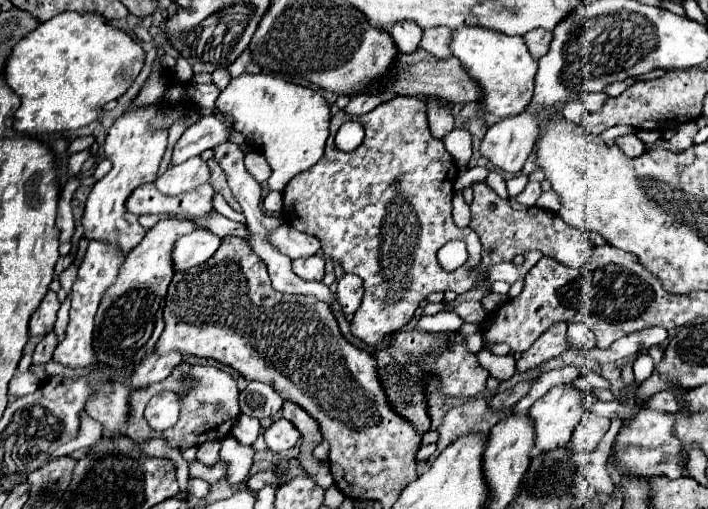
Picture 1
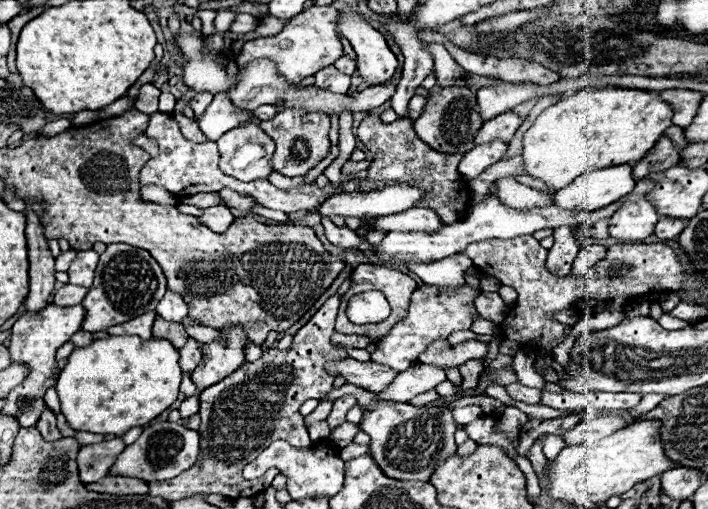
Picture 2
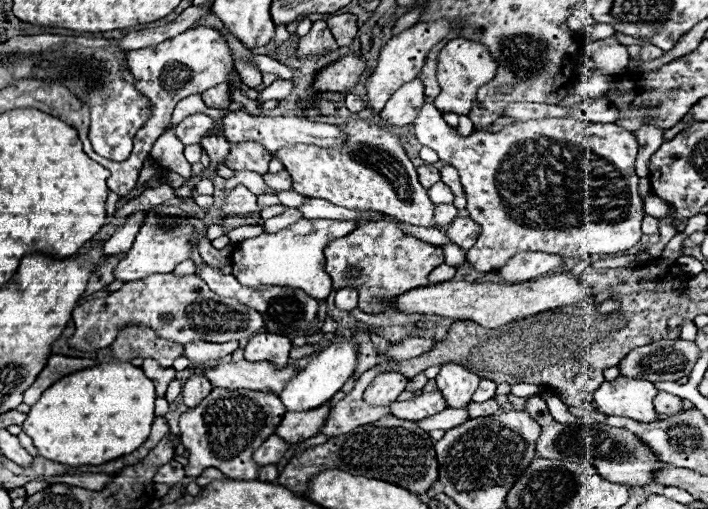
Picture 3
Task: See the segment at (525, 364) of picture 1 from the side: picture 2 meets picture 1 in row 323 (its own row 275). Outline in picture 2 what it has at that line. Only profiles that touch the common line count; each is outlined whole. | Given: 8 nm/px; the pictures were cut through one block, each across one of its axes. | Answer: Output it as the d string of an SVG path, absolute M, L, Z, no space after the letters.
M562 226L562 228L554 228L554 240L556 240L554 246L548 250L546 266L552 274L566 276L570 274L572 262L580 252L578 236L574 234L572 226Z

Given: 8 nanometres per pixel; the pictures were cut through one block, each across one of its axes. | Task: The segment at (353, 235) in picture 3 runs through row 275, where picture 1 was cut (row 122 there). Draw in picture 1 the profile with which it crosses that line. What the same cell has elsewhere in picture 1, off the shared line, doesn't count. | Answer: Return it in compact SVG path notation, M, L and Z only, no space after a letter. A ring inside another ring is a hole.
M392 96L390 100L382 102L380 106L376 106L374 110L370 110L368 114L362 114L362 116L352 116L352 114L348 114L348 112L344 112L344 110L338 110L336 114L332 114L332 118L330 118L330 136L328 136L328 142L326 142L324 158L320 158L318 164L314 164L312 168L308 168L308 170L304 170L304 172L298 172L298 174L286 184L284 194L282 194L282 198L284 198L284 210L282 210L282 212L284 212L284 222L290 224L290 226L294 226L294 228L300 230L300 232L306 232L306 234L316 236L316 238L322 242L322 252L324 252L326 258L330 258L332 262L340 264L344 272L356 274L356 276L360 276L360 278L364 280L364 300L362 300L360 308L356 310L356 314L354 314L354 318L352 318L352 334L354 334L356 338L360 338L362 342L366 342L368 346L382 346L382 342L390 342L390 334L396 332L400 326L404 326L404 324L414 316L414 310L418 308L418 304L420 304L422 300L426 300L428 294L432 294L432 292L442 292L442 290L452 290L452 292L456 292L456 294L462 294L462 292L470 290L476 282L480 282L478 278L468 278L470 268L478 266L480 248L482 248L482 246L480 246L480 238L478 238L478 234L476 234L474 230L470 230L470 228L460 228L460 226L456 226L454 220L452 220L452 196L454 196L454 184L452 184L452 180L456 180L456 176L458 176L458 168L456 168L454 158L452 158L450 152L444 148L444 142L438 140L438 138L434 138L432 132L430 132L428 114L426 114L426 102L424 102L422 98L418 98L418 96ZM348 120L360 122L360 124L364 126L364 130L366 130L366 138L364 138L364 142L362 142L354 152L340 152L340 150L334 148L334 136L336 136L338 128L340 128L344 122L348 122ZM452 240L462 240L462 242L466 242L466 246L468 246L468 260L466 260L460 268L456 268L454 272L446 272L446 270L440 266L440 262L438 262L438 258L436 258L436 252L438 252L446 242L452 242Z

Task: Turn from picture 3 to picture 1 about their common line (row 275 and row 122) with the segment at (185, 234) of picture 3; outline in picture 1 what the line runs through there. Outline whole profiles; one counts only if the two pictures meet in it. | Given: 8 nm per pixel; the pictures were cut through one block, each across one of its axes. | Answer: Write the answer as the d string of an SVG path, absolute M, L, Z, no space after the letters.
M158 100L154 104L130 108L112 124L106 144L104 144L104 152L106 152L108 160L112 162L112 170L102 180L98 180L94 184L92 192L88 194L86 210L84 210L86 216L82 216L86 238L114 242L126 252L132 250L134 246L138 246L140 240L144 238L146 230L140 226L138 216L126 212L124 202L136 186L156 180L160 160L168 146L168 132L152 126L152 120L160 112L160 106L166 106L166 102Z

